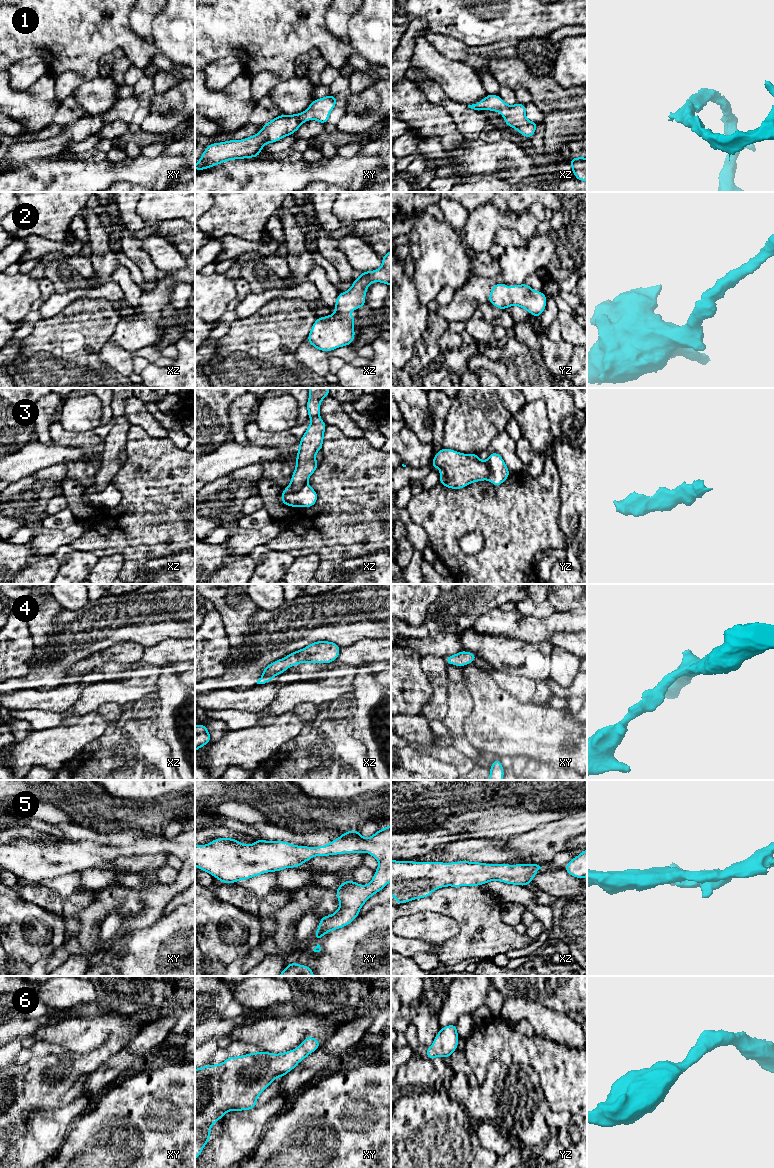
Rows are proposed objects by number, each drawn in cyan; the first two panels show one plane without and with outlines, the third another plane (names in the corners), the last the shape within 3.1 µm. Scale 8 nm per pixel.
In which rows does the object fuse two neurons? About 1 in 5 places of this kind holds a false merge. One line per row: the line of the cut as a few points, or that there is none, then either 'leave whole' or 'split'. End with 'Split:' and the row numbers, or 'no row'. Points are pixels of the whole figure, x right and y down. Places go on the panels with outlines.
1: cut none; leave whole
2: cut none; leave whole
3: cut xz (306, 483), (296, 490), (286, 488), (282, 493); split
4: cut none; leave whole
5: cut none; leave whole
6: cut none; leave whole
Split: 3

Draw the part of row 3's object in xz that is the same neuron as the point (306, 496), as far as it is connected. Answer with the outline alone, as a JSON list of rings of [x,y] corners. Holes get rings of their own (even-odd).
[[[306,484],[297,491],[285,489],[281,495],[281,501],[284,505],[290,507],[303,507],[309,508],[316,504],[318,499],[317,492],[309,485]]]

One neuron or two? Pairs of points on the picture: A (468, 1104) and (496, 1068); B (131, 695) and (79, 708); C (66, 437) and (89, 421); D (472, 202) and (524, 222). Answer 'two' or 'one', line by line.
A: one
B: one
C: two
D: two

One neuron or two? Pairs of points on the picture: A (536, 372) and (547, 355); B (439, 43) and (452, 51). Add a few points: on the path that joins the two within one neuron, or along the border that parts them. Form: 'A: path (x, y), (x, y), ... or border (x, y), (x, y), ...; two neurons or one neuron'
A: border (539, 356), (548, 370); two neurons
B: path (442, 44), (449, 48); one neuron

